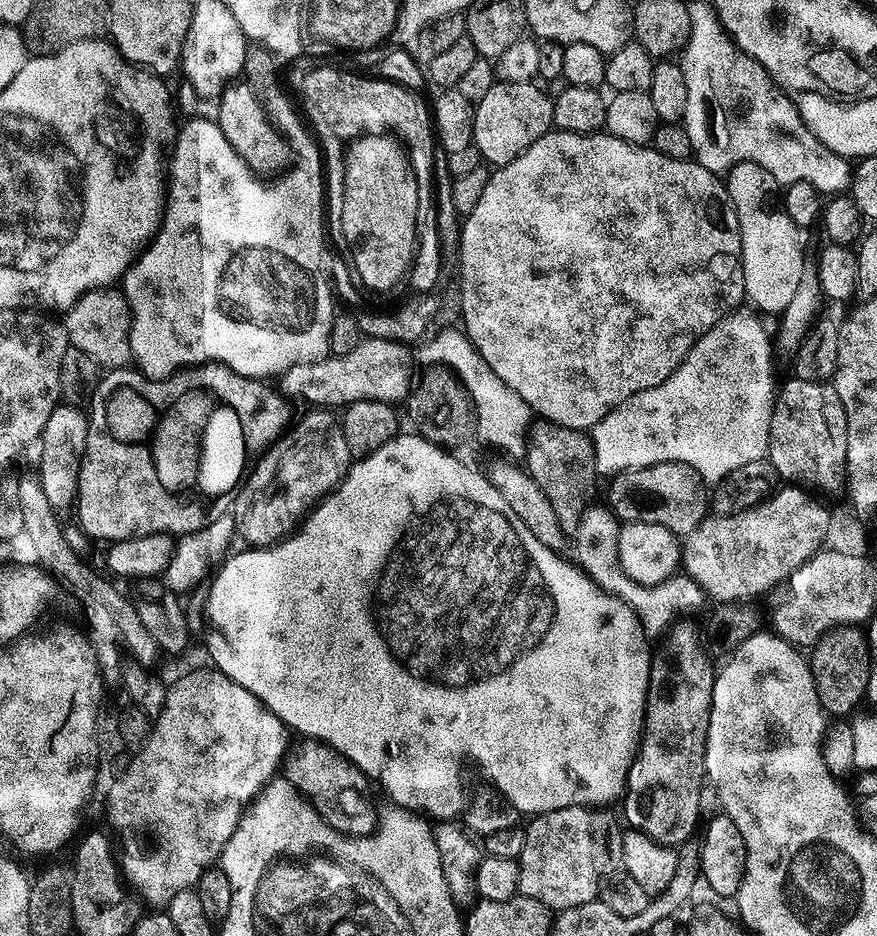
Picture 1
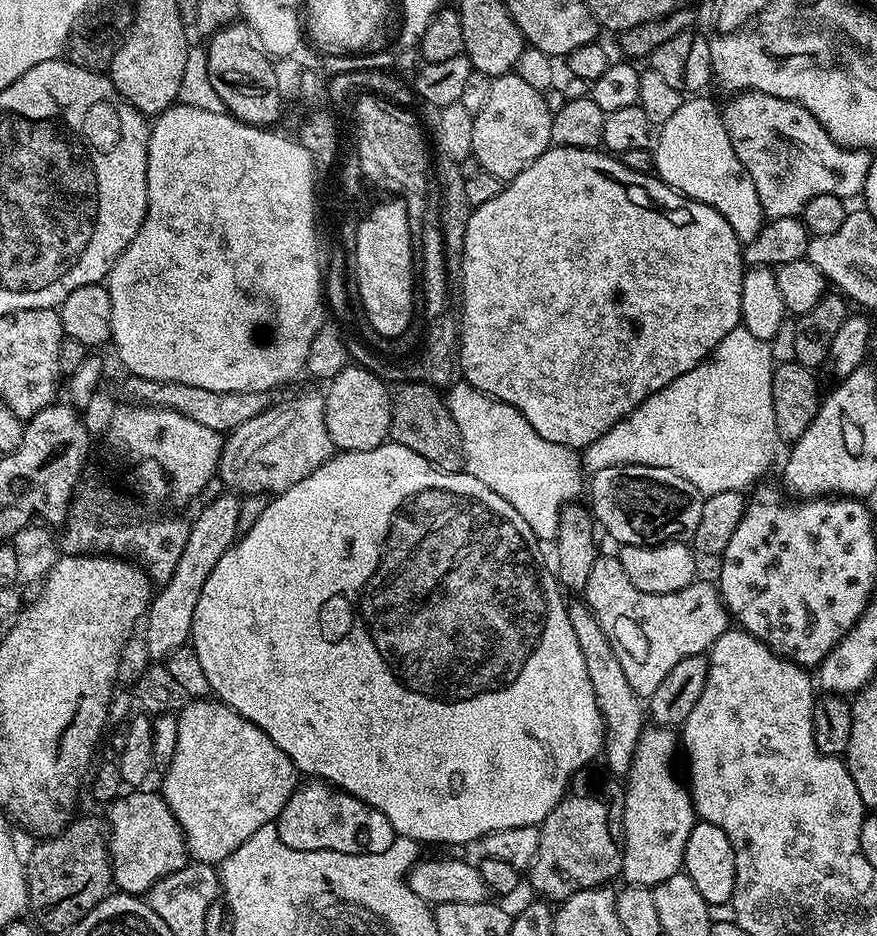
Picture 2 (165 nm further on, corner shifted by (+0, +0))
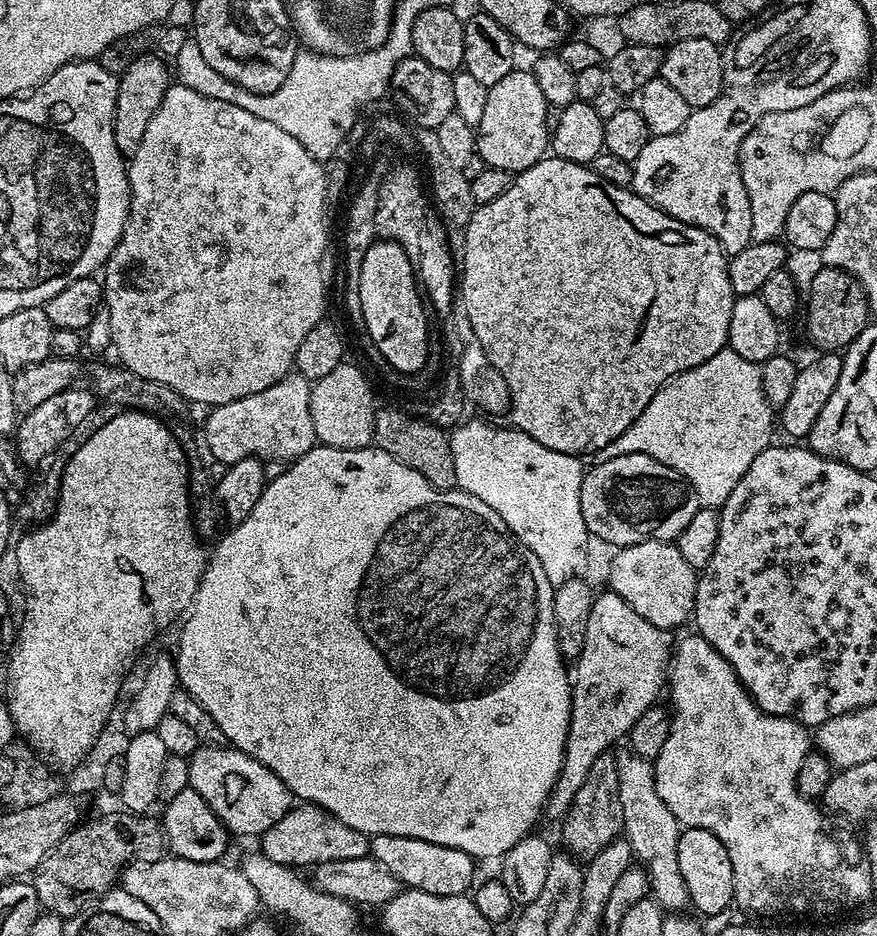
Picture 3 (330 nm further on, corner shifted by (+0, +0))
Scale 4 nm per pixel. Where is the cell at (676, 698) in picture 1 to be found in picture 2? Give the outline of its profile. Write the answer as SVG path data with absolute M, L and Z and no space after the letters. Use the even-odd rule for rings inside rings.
M648 726L638 738L634 762L628 771L624 788L624 857L620 867L624 884L654 889L668 878L680 874L684 867L686 842L690 838L690 830L694 830L698 822L698 817L696 808L692 805L689 785L681 769L680 772L676 769L676 752L678 756L678 736L671 728Z

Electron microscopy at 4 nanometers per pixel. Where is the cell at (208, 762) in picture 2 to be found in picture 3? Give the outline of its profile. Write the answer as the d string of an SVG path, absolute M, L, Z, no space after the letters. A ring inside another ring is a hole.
M200 746L188 757L188 765L189 788L202 796L233 837L263 836L274 822L278 822L278 818L285 816L294 806L293 794L282 778L237 748Z

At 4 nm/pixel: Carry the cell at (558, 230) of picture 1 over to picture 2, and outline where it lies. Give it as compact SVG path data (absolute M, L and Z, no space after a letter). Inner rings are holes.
M550 146L533 164L526 166L526 170L522 170L522 174L518 174L513 180L507 181L503 190L498 194L498 198L490 198L490 202L482 202L482 206L471 209L468 216L469 222L466 226L466 234L462 245L464 261L460 264L460 280L464 283L464 313L458 316L459 371L461 373L464 371L463 379L467 384L478 389L479 392L485 392L487 396L493 396L495 400L501 400L517 408L522 414L522 418L526 418L526 422L530 422L530 426L534 426L534 430L538 430L538 434L542 434L542 438L546 438L546 442L558 442L567 448L583 450L587 444L602 438L602 434L606 434L606 430L610 430L619 420L631 414L641 402L646 398L650 398L650 394L670 386L670 382L674 382L674 378L686 374L686 370L694 370L694 366L698 366L704 360L709 359L713 350L718 346L718 342L722 338L726 338L726 334L730 334L730 330L741 327L742 282L744 281L746 265L744 263L742 242L734 234L734 230L730 230L730 222L726 222L726 218L722 218L722 214L718 214L718 210L714 210L714 206L706 206L702 202L682 195L677 188L671 188L655 174L630 170L630 166L626 166L623 159L617 158L607 151L594 148Z

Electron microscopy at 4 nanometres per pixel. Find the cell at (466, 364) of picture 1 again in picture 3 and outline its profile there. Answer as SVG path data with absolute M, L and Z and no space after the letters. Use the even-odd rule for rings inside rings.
M468 418L451 429L456 488L486 502L486 506L490 506L490 510L494 510L494 514L498 514L498 518L506 522L517 540L538 557L538 562L542 562L542 570L546 570L546 578L553 586L579 577L588 560L587 548L588 540L590 541L588 527L582 518L580 501L585 465L580 465L582 460L579 456L550 450L519 428L507 427L499 428L498 425L487 424L484 420Z

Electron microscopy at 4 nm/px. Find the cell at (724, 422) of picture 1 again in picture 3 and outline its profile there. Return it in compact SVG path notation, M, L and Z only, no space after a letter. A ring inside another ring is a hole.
M726 346L718 354L714 354L714 358L706 358L706 362L669 378L654 394L654 398L650 398L646 410L642 410L642 414L638 414L638 418L634 418L631 426L621 436L614 438L614 442L610 442L606 447L600 449L598 456L600 460L609 460L626 454L646 454L650 458L662 462L662 466L670 466L670 470L674 470L682 479L687 480L692 485L694 494L703 507L719 510L726 502L726 498L730 498L730 490L734 490L734 486L738 486L742 474L746 474L746 470L750 470L750 462L754 462L754 458L758 458L758 454L762 454L762 450L766 450L773 443L772 424L774 428L774 409L766 402L766 394L762 390L760 365L742 358L742 354L738 354L734 349Z

